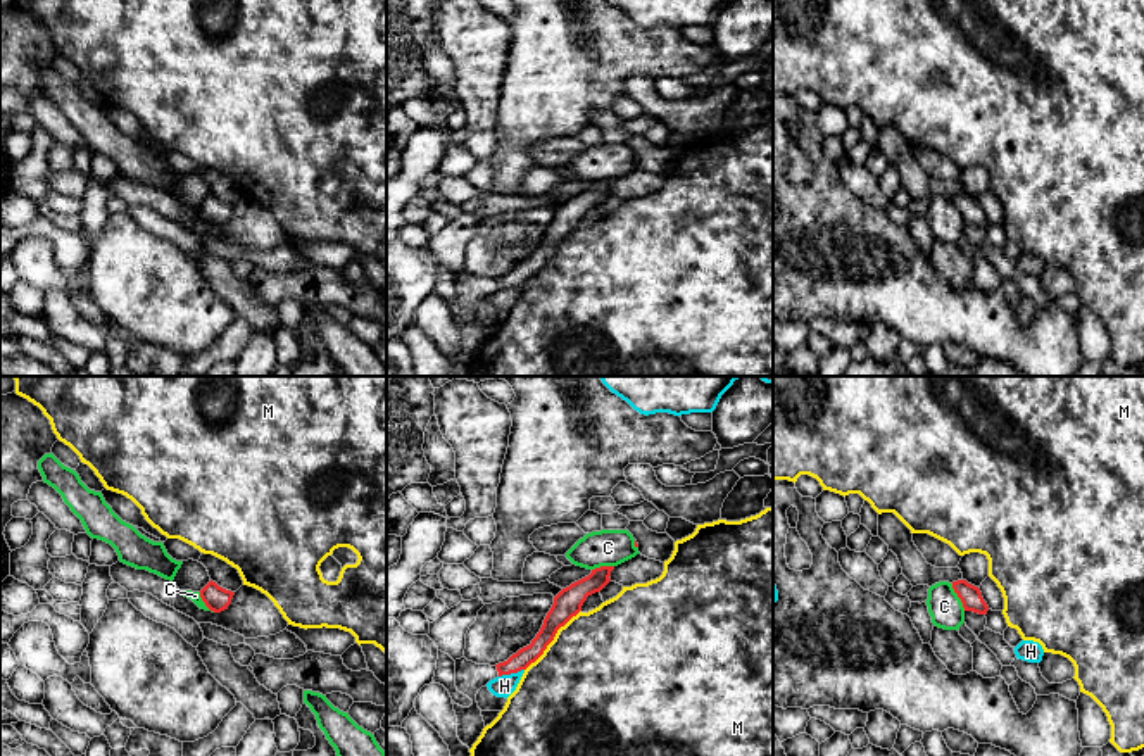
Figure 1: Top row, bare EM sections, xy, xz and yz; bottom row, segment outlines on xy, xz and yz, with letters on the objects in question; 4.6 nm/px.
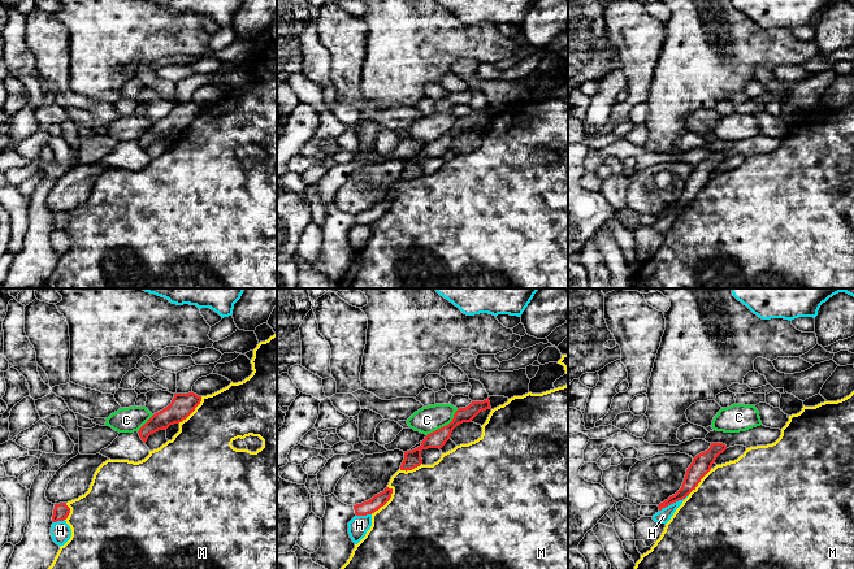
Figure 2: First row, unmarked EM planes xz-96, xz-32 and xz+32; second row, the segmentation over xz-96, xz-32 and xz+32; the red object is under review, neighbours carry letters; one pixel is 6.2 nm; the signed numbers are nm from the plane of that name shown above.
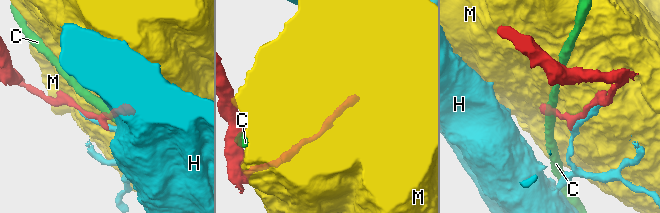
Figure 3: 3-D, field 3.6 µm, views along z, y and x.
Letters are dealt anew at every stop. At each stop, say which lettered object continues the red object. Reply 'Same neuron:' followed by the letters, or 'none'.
Same neuron: none

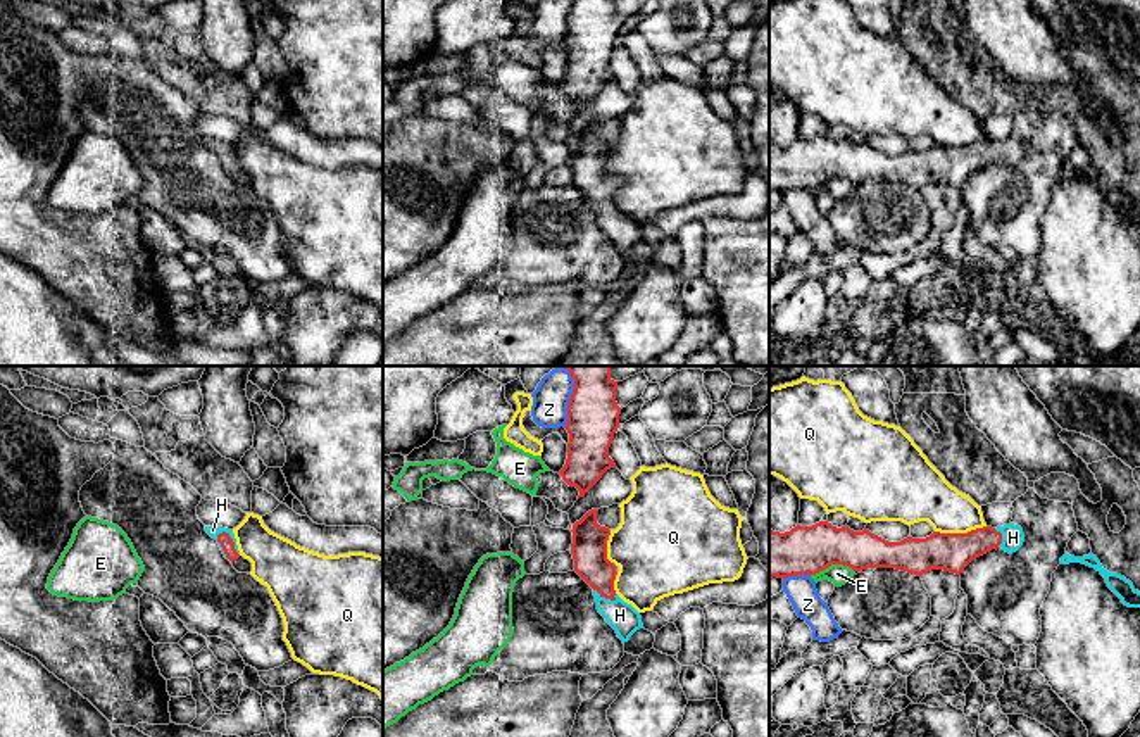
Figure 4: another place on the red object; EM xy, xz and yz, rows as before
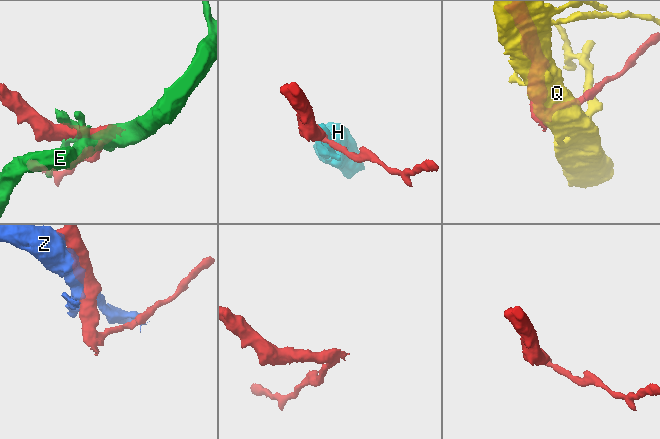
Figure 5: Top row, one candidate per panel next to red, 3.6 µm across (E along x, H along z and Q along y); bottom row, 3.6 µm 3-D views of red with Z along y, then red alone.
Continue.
Same neuron: H

